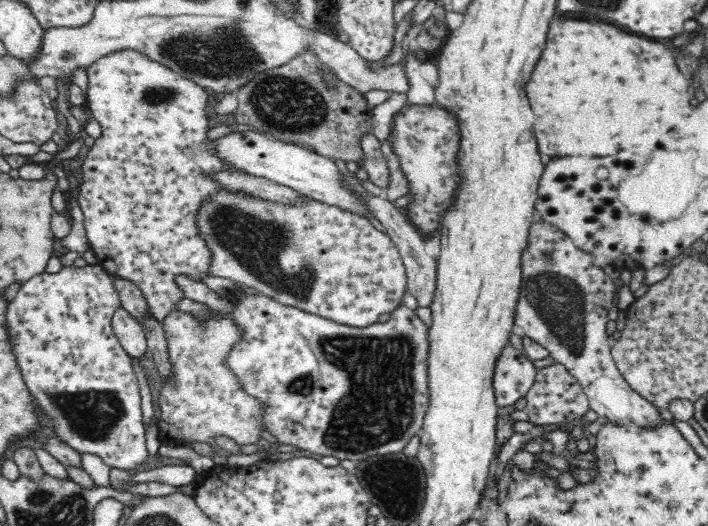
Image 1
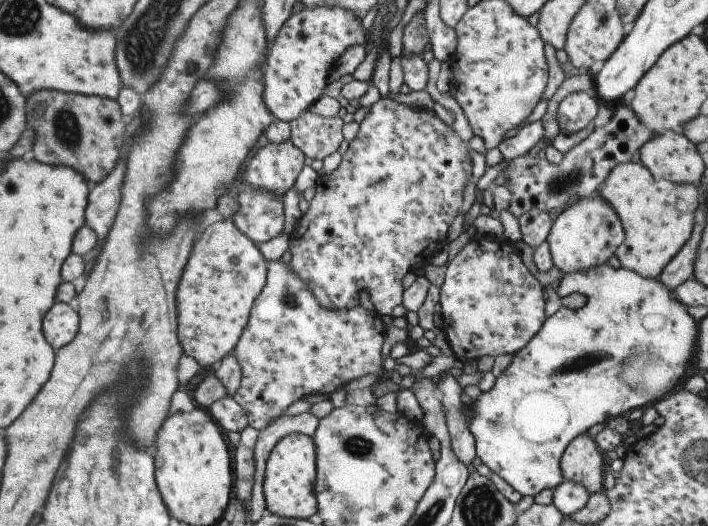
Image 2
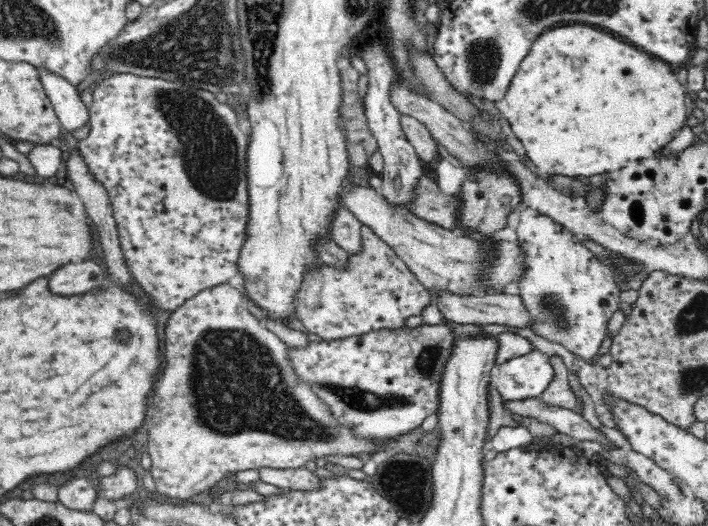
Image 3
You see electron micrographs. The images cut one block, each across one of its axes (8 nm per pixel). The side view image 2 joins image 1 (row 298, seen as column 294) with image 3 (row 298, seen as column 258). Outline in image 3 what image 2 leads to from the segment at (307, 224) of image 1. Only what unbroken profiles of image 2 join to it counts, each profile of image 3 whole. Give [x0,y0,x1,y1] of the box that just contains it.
[295,225,432,340]

